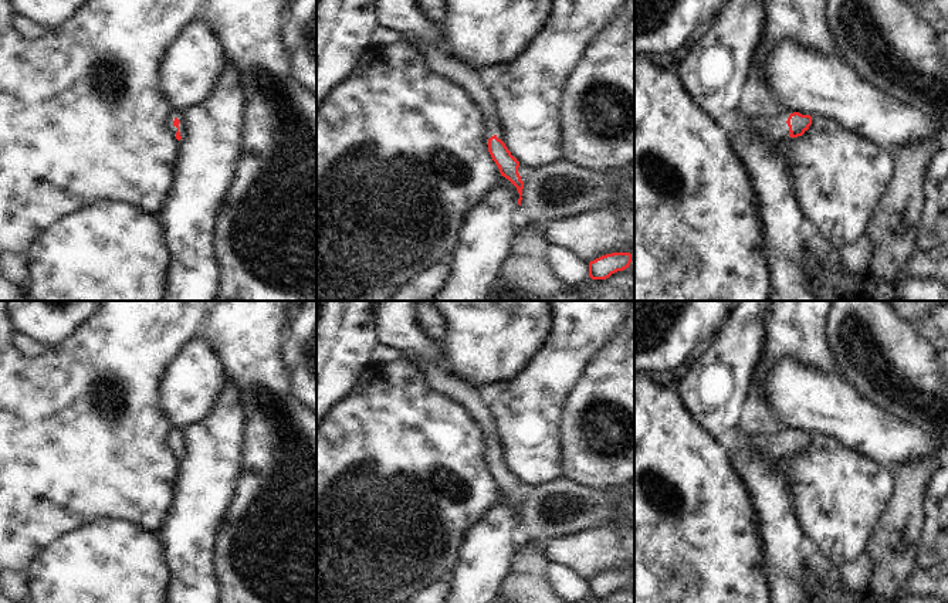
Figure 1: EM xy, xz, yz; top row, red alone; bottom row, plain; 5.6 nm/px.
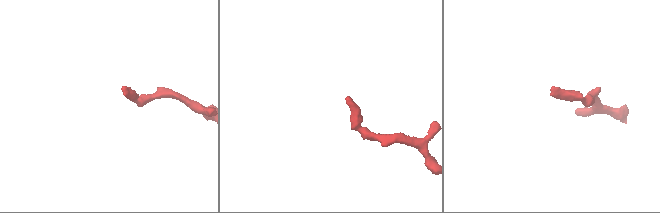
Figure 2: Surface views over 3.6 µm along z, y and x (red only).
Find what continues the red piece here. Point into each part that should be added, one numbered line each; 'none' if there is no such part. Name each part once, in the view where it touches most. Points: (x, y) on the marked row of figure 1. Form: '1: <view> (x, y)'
1: yz (765, 125)

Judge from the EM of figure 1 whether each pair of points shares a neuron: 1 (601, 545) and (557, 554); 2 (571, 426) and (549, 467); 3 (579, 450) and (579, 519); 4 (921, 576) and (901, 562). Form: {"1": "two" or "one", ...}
{"1": "one", "2": "two", "3": "two", "4": "two"}

